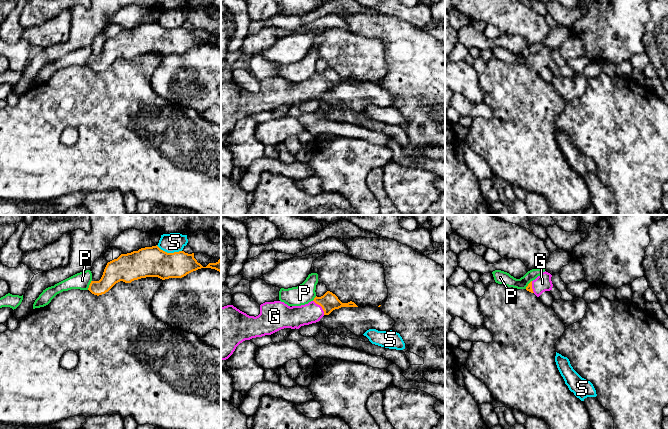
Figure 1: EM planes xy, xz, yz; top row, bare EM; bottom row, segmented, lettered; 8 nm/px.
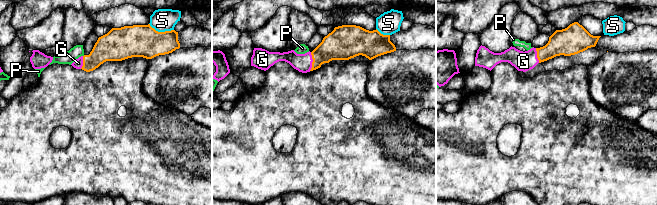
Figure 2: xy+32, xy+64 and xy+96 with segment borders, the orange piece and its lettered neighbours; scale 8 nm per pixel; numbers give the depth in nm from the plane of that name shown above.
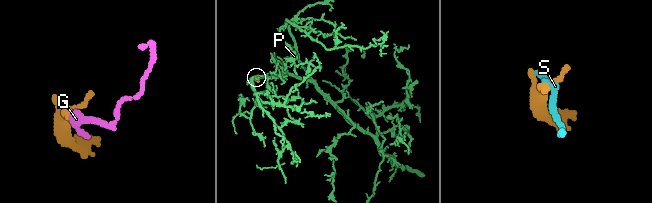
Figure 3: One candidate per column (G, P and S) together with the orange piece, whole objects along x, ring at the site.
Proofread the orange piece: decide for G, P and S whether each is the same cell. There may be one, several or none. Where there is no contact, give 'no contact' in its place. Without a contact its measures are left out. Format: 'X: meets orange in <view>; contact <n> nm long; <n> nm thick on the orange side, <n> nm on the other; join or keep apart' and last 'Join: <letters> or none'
G: meets orange in xz; contact 150 nm long; 140 nm thick on the orange side, 180 nm on the other; join
P: meets orange in xy; contact 90 nm long; 180 nm thick on the orange side, 140 nm on the other; keep apart
S: meets orange in xy; contact 220 nm long; 240 nm thick on the orange side, 160 nm on the other; keep apart
Join: G

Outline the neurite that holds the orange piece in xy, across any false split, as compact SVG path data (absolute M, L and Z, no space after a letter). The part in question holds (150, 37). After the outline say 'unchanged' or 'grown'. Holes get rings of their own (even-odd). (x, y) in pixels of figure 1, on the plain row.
M157 21L141 24L107 39L99 57L91 57L88 66L94 71L108 68L116 59L131 59L146 53L158 53L162 56L182 54L201 44L211 44L221 48L221 36L203 43L194 34L194 29L184 27L167 29Z | unchanged

